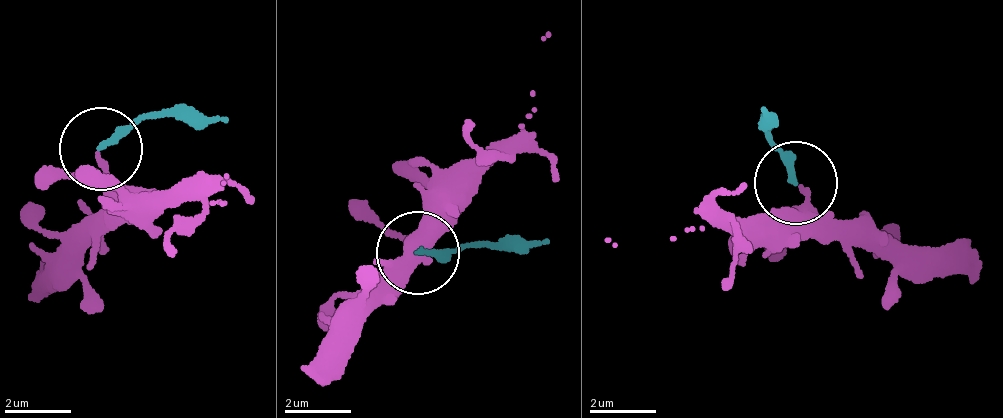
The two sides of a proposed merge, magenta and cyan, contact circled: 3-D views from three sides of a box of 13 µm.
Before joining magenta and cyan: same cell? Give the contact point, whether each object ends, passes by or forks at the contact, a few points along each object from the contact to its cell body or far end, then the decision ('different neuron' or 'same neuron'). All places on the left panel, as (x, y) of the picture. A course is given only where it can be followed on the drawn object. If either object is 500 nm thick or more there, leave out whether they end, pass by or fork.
(101, 149) | magenta ends | cyan ends | magenta via (100, 154), (110, 179), (223, 204), (224, 178) | cyan via (98, 150), (136, 116), (228, 119) | different neuron

